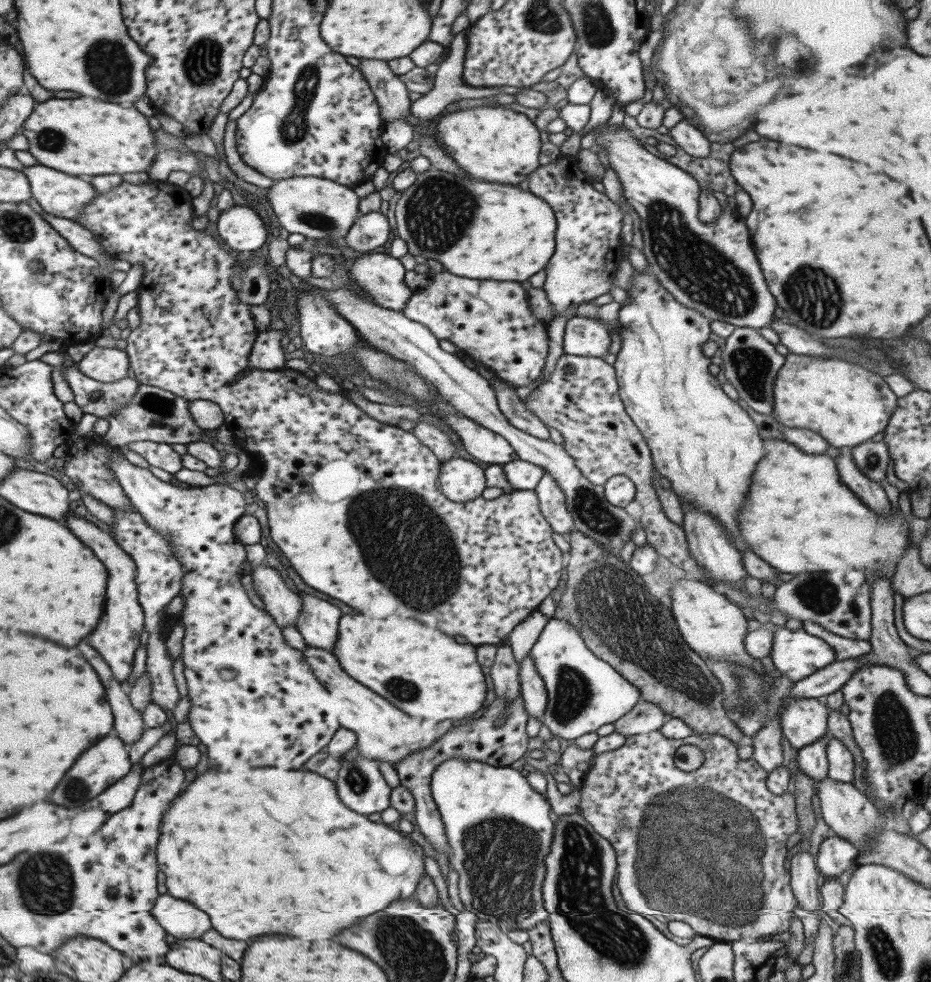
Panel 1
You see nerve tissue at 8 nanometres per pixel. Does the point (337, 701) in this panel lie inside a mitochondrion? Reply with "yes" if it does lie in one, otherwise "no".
no

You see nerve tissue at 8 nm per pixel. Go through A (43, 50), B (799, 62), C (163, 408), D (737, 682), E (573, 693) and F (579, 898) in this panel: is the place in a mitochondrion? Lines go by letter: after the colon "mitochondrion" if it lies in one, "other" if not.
A: other
B: mitochondrion
C: mitochondrion
D: mitochondrion
E: mitochondrion
F: mitochondrion

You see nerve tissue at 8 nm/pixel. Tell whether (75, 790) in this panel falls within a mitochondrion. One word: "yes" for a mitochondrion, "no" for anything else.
yes

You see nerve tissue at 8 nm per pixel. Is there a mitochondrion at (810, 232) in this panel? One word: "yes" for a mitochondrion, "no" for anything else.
no

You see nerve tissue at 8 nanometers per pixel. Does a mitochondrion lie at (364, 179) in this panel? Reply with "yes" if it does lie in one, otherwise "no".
no

